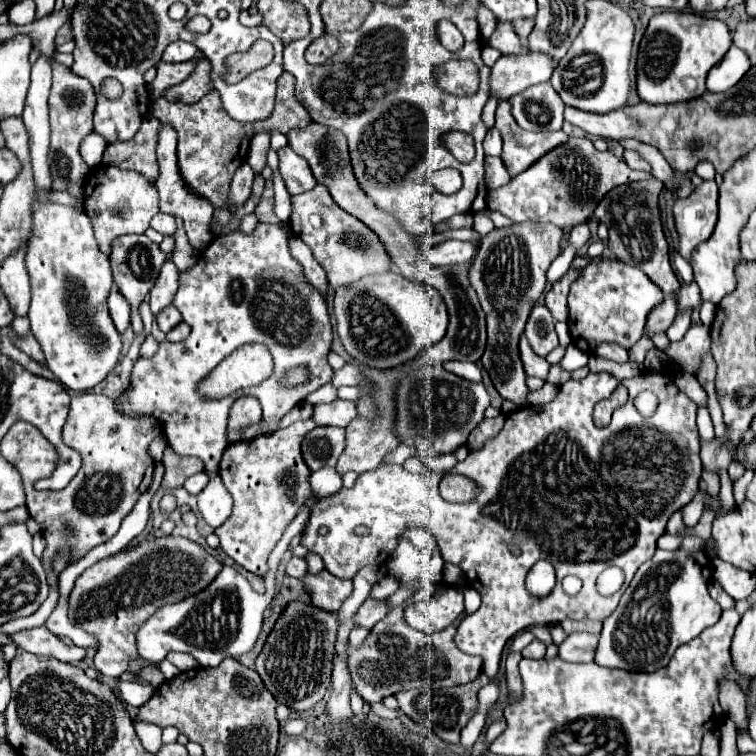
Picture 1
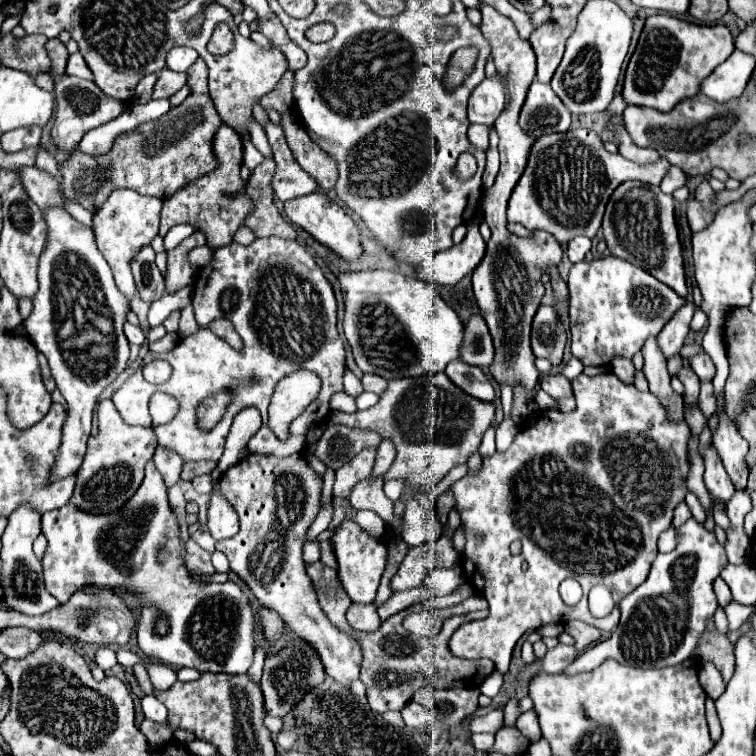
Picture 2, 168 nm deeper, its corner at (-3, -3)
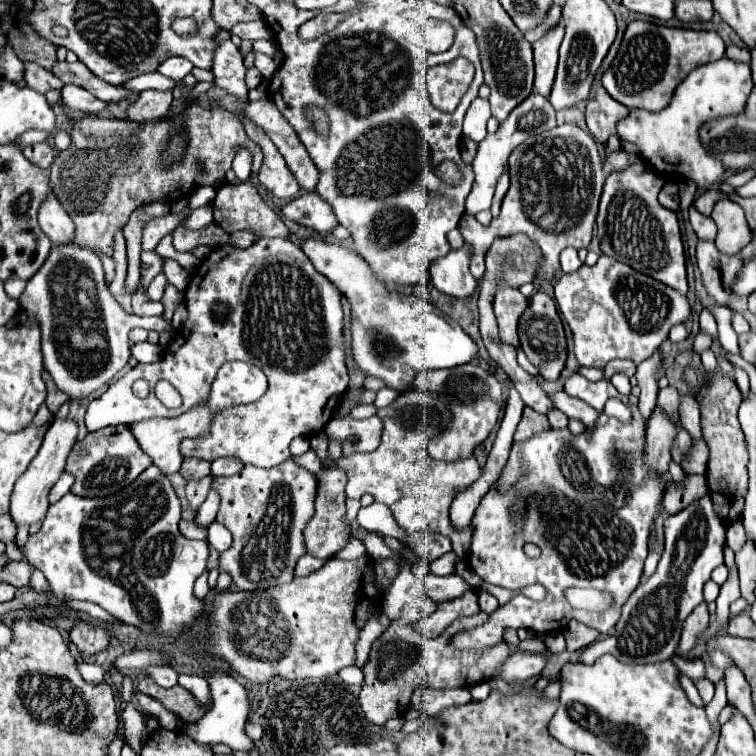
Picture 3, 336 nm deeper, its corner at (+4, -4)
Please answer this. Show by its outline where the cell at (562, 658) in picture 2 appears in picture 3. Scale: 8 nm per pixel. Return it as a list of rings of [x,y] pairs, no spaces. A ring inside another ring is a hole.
[[[517,651],[509,655],[509,661],[505,661],[503,671],[499,673],[501,679],[513,681],[513,679],[527,679],[531,675],[537,675],[545,669],[549,663],[551,653],[527,653],[527,651]]]

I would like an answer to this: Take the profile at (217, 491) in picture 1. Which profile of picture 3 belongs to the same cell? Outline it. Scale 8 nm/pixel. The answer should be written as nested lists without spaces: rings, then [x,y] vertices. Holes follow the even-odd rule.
[[[213,521],[207,527],[207,543],[213,545],[217,551],[229,549],[229,545],[231,545],[231,533],[229,533],[229,529],[225,529],[225,525]]]

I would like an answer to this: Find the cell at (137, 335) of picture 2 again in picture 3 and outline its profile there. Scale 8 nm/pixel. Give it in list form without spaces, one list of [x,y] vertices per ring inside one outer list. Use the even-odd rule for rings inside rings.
[[[141,341],[141,343],[133,343],[131,345],[131,355],[139,363],[153,363],[153,361],[159,361],[163,357],[163,347],[161,345],[153,345],[149,341]]]

